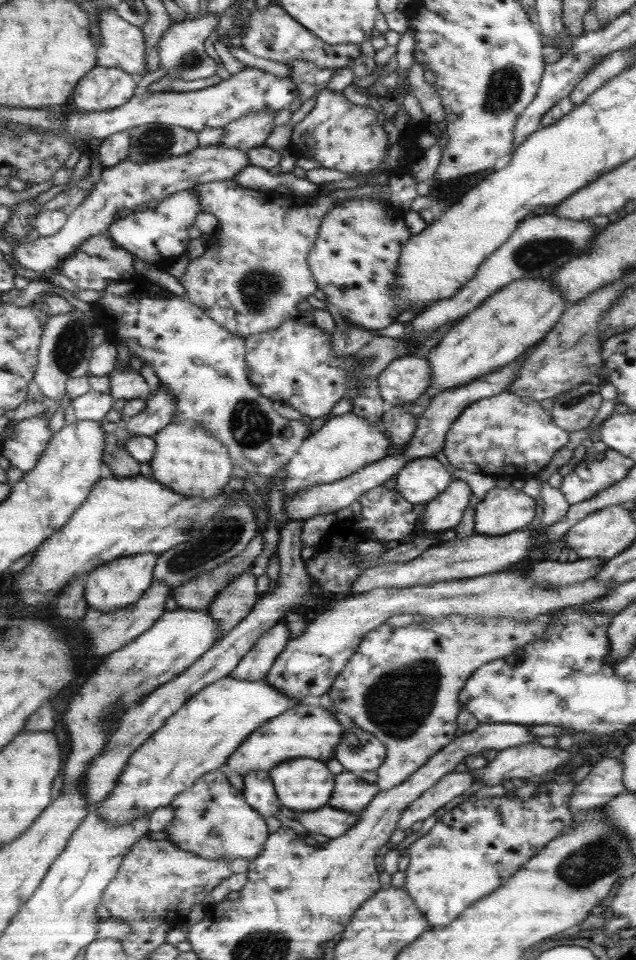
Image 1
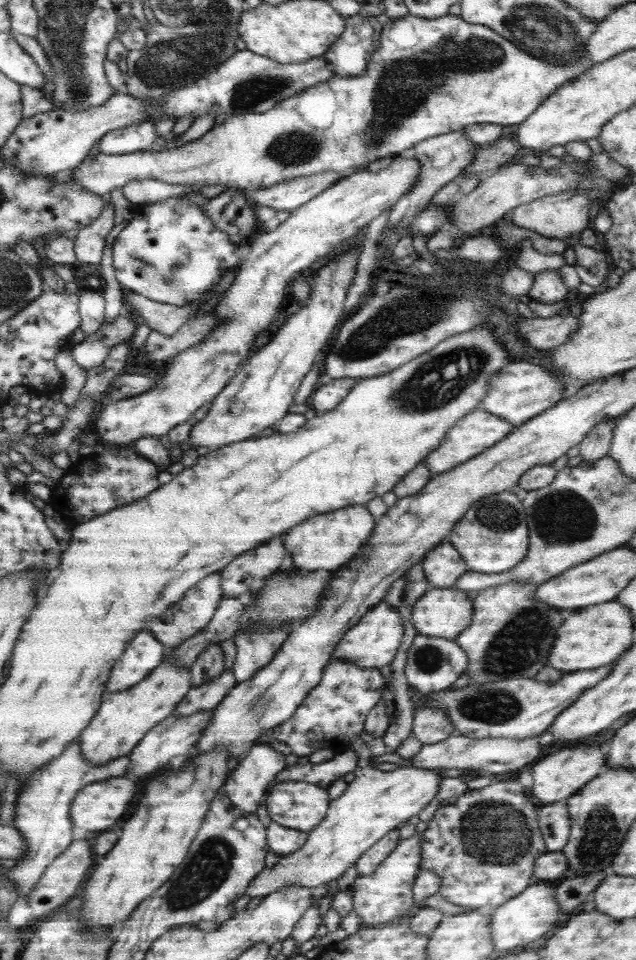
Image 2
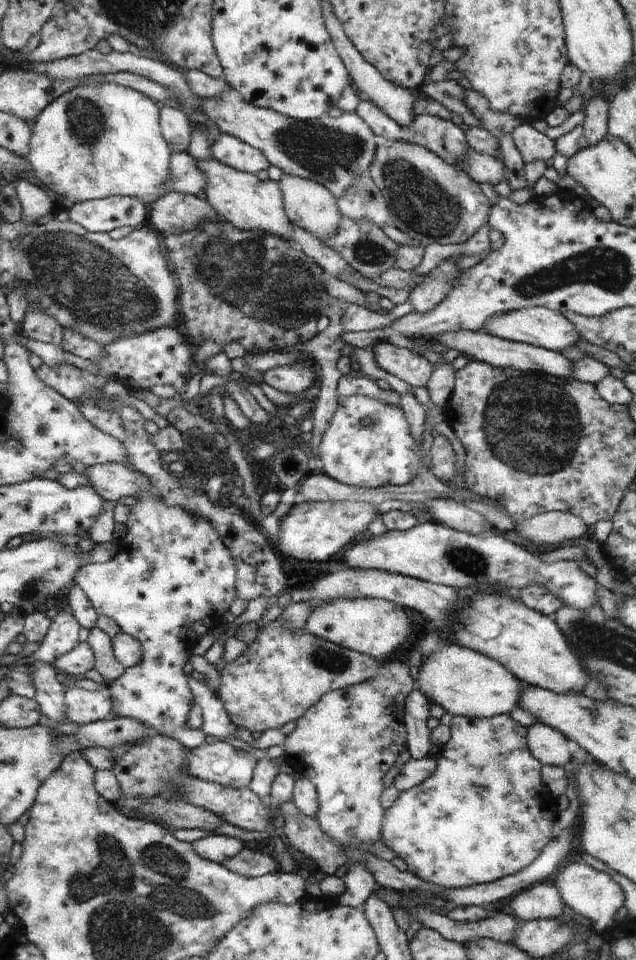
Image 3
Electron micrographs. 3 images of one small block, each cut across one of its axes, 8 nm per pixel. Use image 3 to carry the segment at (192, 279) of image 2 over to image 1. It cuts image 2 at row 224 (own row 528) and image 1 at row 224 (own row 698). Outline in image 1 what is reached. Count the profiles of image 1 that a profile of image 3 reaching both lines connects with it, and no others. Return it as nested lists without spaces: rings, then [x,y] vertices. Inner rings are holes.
[[[191,189],[175,191],[152,205],[119,215],[109,225],[108,234],[116,245],[141,261],[155,263],[161,258],[174,259],[186,253],[190,240],[187,228],[193,225],[198,212],[198,196]]]

